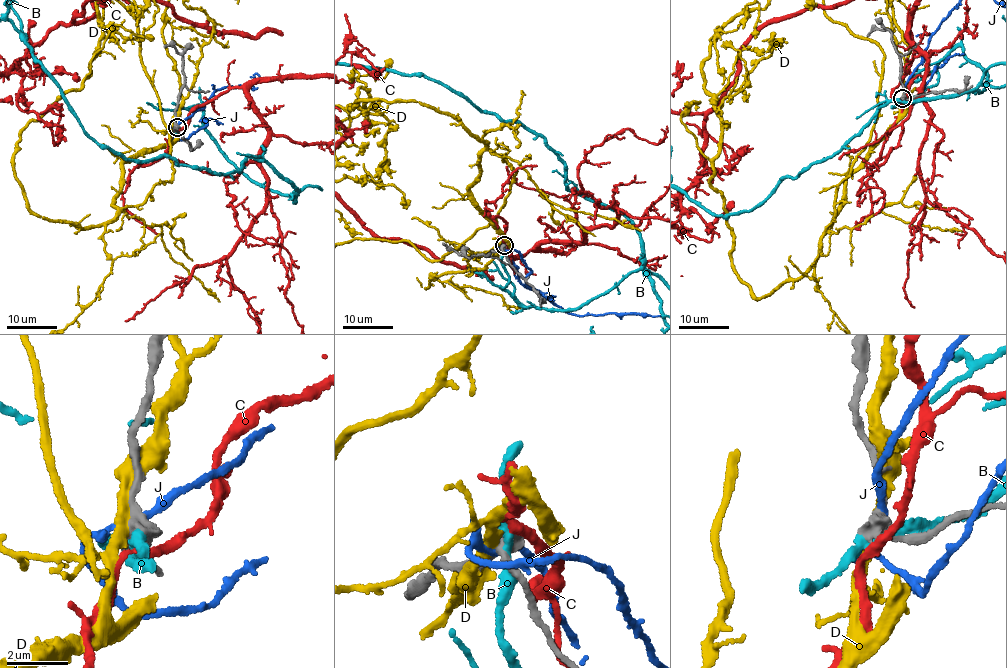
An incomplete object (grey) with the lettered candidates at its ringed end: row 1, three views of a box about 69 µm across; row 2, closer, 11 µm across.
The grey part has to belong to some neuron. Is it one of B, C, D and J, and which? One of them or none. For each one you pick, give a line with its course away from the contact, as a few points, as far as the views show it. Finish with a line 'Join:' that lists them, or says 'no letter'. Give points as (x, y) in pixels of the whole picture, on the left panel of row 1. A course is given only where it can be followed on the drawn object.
Join: no letter

